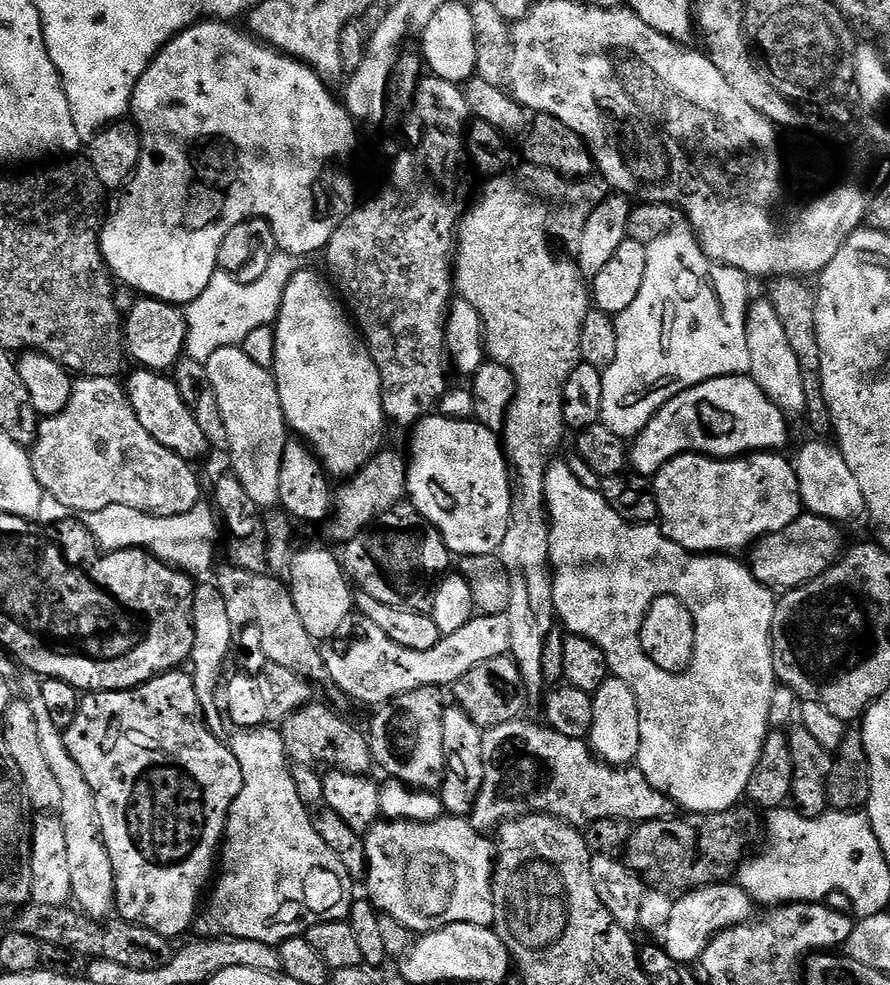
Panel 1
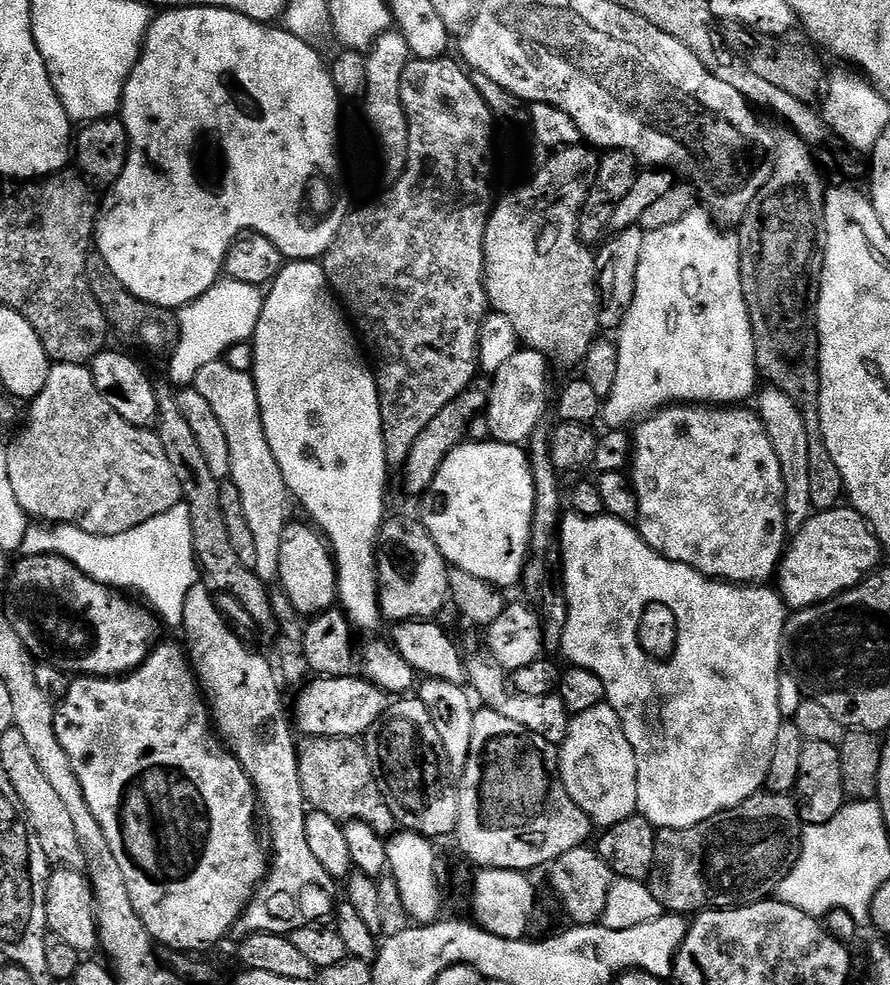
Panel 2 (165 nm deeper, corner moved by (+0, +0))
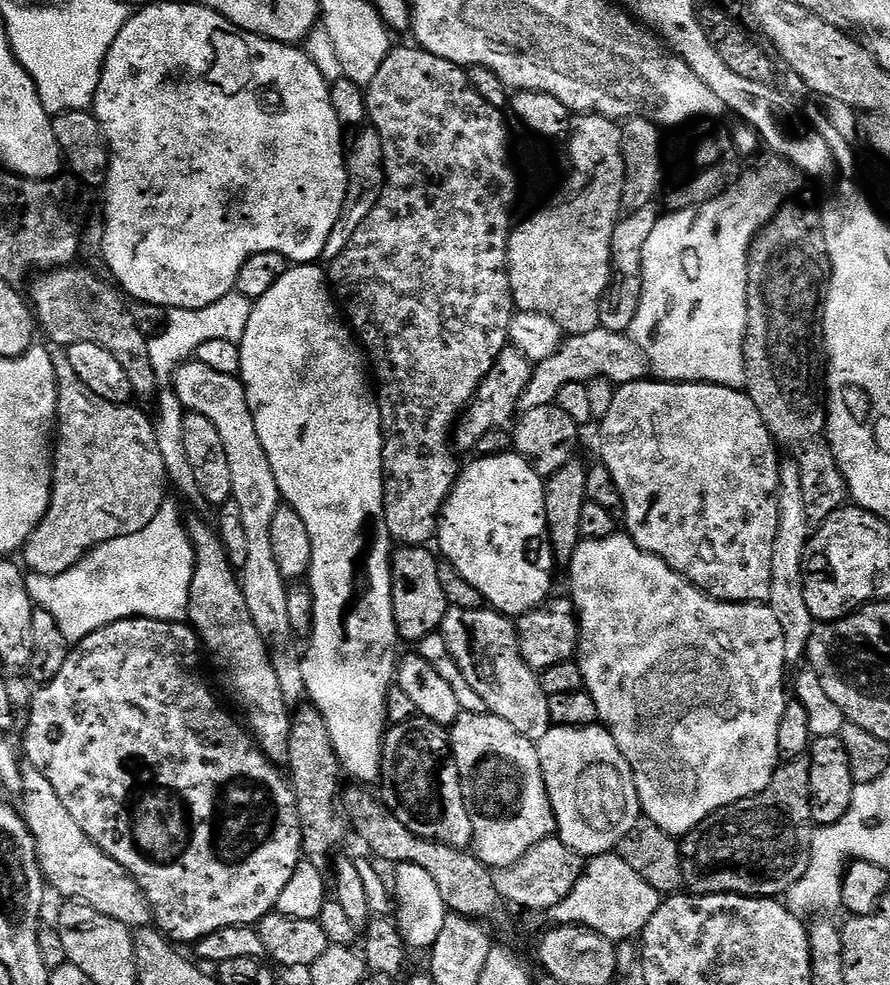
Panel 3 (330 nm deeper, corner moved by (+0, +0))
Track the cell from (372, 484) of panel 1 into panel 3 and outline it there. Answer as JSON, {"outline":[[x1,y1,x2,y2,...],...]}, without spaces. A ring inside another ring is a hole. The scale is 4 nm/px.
{"outline":[[511,346,504,348,502,354,498,354,494,366,490,366,490,374,486,374,472,403,464,409,454,425,454,448,457,453,471,453,478,446,478,442,486,438,486,434,507,429,513,423,522,394,532,377,533,367,532,361,527,360,521,352]]}

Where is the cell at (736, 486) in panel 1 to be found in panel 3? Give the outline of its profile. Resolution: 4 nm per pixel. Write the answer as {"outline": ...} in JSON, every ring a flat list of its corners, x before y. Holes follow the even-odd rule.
{"outline":[[645,378,638,382,622,384,616,388,614,402,610,402,610,410,606,410,604,419,599,421,600,456,599,459,610,470,610,478,614,478,614,486,618,486,622,524,626,527,626,535,644,552,654,554,684,576,705,595,714,600,725,600,727,604,759,604,770,598,770,562,774,562,774,538,778,538,778,518,780,517,780,462,776,456,778,445,773,440,770,430,762,422,762,414,758,414,758,406,748,397,747,391,738,388,727,388,721,384,685,384]]}

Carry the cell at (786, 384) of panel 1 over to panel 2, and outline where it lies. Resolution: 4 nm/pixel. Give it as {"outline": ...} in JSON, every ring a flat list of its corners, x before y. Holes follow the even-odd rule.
{"outline":[[771,386,759,389,754,400,754,411,763,422,766,434,770,434,770,442,774,442,774,454,778,454,778,466,782,466,787,531,795,534,814,514,810,498,810,434,806,430,804,412,782,390]]}

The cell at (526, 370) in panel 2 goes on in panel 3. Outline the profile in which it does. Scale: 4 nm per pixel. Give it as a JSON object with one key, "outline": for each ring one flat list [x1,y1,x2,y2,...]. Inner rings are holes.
{"outline":[[598,327,586,334,568,336,559,350,532,369,532,377,520,399,520,412,529,412,538,406,555,404,562,386,587,384,590,380,606,379,613,386,645,379,650,369,642,350,632,341,631,335,611,332]]}

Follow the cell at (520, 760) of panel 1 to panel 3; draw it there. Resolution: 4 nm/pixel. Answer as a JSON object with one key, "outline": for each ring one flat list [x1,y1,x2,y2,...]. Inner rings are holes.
{"outline":[[461,711,460,716,450,726,450,743,462,782,462,798,470,814,471,851,488,869,509,868,534,846,538,846,538,842,549,839,555,833,556,819,546,794,546,784,542,778,533,740,518,734,518,730,514,730,510,722,502,722,502,718,491,714,479,716]]}

